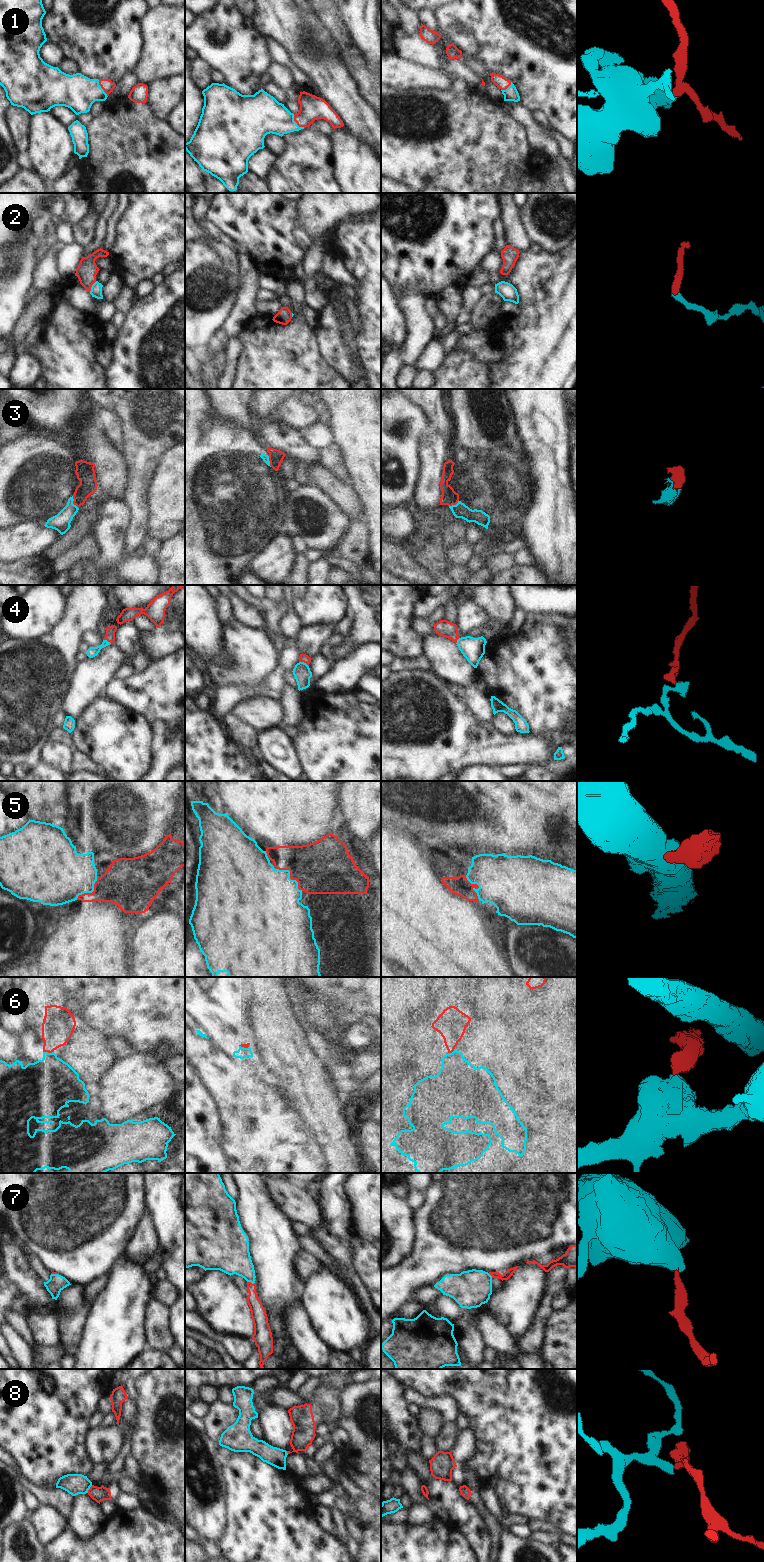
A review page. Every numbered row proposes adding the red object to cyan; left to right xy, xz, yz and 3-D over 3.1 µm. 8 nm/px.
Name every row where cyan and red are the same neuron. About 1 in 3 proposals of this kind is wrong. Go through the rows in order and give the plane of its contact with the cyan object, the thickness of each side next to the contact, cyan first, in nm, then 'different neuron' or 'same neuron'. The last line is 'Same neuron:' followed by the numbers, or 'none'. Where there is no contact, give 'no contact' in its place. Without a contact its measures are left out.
1: xz | 300/190 nm | same neuron
2: xy | 100/160 nm | different neuron
3: xy | 140/140 nm | different neuron
4: xz | 140/70 nm | same neuron
5: xz | 480/420 nm | different neuron
6: xy | 420/260 nm | different neuron
7: xz | 280/120 nm | same neuron
8: xy | 170/120 nm | different neuron
Same neuron: 1, 4, 7

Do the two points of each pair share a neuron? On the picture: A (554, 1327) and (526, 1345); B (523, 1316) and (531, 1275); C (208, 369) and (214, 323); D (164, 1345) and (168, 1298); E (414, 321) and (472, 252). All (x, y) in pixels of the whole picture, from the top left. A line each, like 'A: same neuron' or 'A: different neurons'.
A: different neurons
B: same neuron
C: different neurons
D: different neurons
E: different neurons

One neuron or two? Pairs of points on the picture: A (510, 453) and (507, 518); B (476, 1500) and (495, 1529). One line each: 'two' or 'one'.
A: one
B: one

